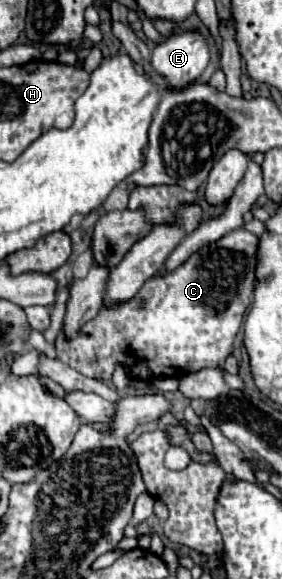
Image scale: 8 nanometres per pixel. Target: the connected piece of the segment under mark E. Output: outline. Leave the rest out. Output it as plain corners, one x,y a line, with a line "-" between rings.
199,30
171,34
163,44
157,44
151,56
153,68
169,80
171,86
187,86
197,80
211,58
207,36

